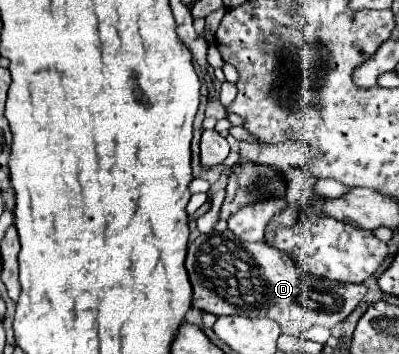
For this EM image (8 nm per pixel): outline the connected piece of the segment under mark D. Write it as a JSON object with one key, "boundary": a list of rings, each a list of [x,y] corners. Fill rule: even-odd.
{"boundary":[[[230,230],[200,234],[188,246],[186,270],[196,308],[216,316],[270,316],[280,324],[282,334],[292,336],[300,336],[314,324],[326,328],[340,324],[368,294],[364,284],[338,284],[302,272],[286,252],[264,242],[246,244]]]}

